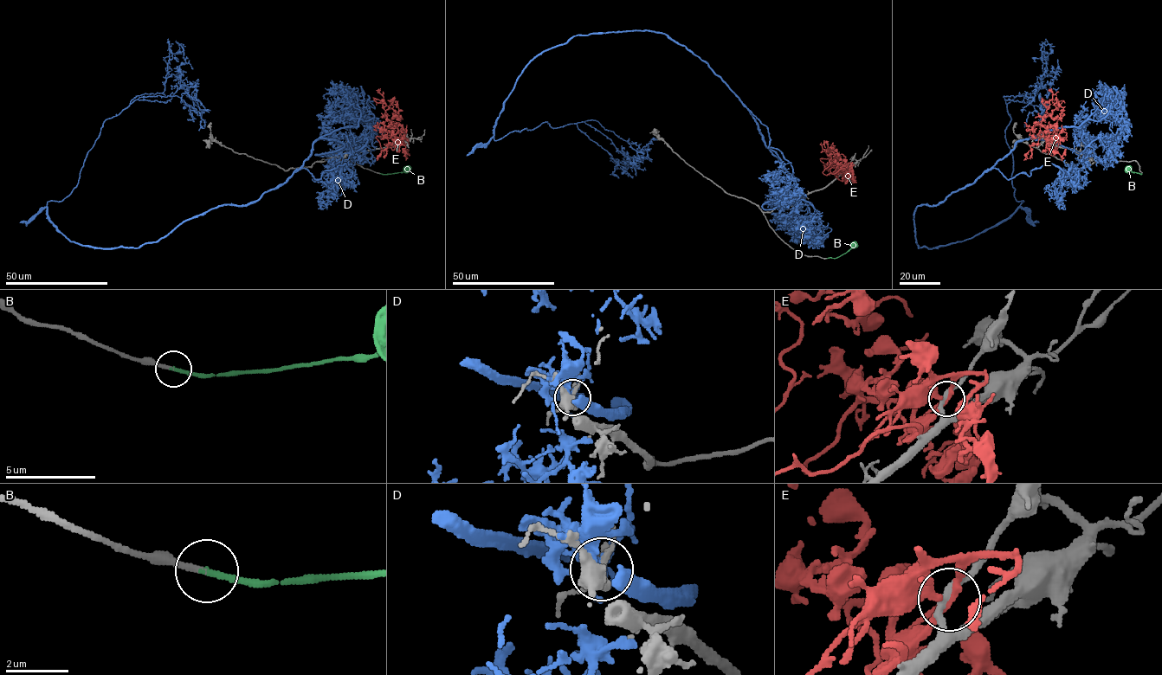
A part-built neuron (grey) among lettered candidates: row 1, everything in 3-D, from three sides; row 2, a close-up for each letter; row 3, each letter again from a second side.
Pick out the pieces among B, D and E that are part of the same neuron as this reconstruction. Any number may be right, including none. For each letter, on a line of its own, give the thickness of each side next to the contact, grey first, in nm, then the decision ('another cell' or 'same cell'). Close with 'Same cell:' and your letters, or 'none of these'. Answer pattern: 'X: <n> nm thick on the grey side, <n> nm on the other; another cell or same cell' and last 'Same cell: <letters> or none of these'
B: 180 nm thick on the grey side, 180 nm on the other; same cell
D: 160 nm thick on the grey side, 320 nm on the other; another cell
E: 240 nm thick on the grey side, 200 nm on the other; another cell
Same cell: B

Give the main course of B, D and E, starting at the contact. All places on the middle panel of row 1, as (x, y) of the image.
B: (827, 258), (842, 255), (855, 247), (855, 242)
D: (776, 203), (803, 194), (751, 112), (664, 34), (544, 50), (494, 128), (597, 120), (645, 149)
E: (848, 165), (835, 173), (823, 172), (829, 165), (834, 146), (833, 143), (829, 149), (823, 148), (824, 141)

